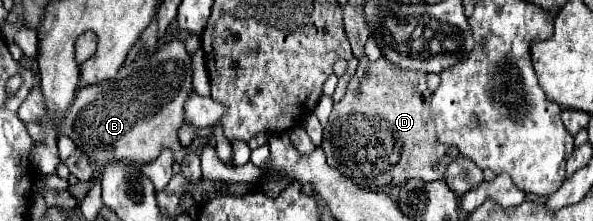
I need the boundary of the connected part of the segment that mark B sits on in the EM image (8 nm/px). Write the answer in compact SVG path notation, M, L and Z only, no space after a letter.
M171 40L159 50L147 56L139 56L131 64L121 66L119 74L111 80L81 88L75 96L75 112L65 112L57 126L59 136L69 136L77 148L89 156L97 166L107 166L107 162L153 162L163 148L179 148L177 130L183 124L183 104L193 92L193 66L191 56L181 40Z

